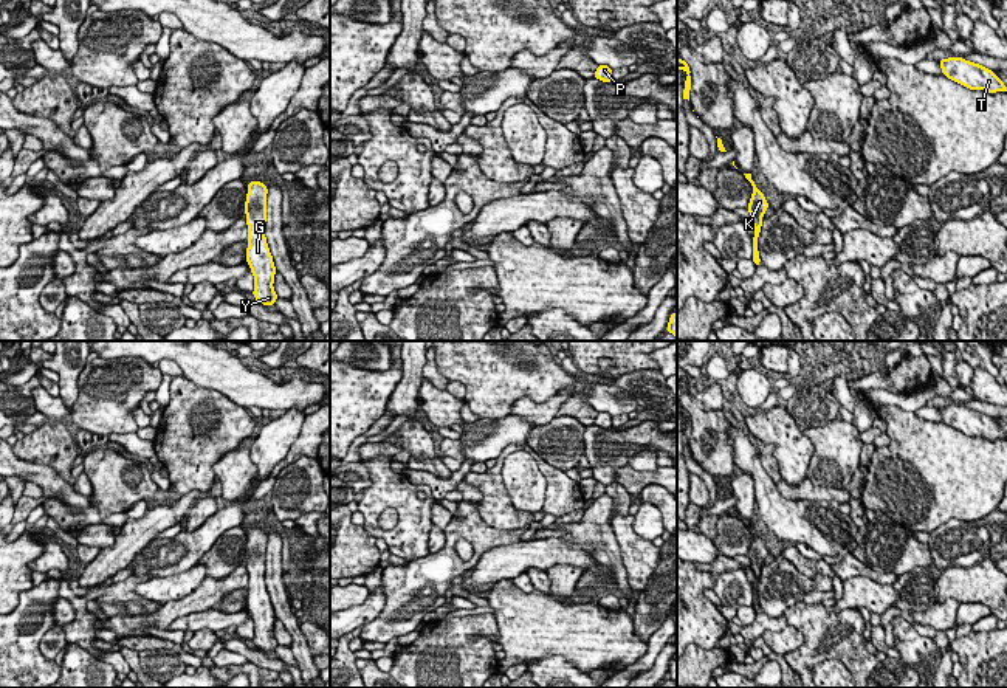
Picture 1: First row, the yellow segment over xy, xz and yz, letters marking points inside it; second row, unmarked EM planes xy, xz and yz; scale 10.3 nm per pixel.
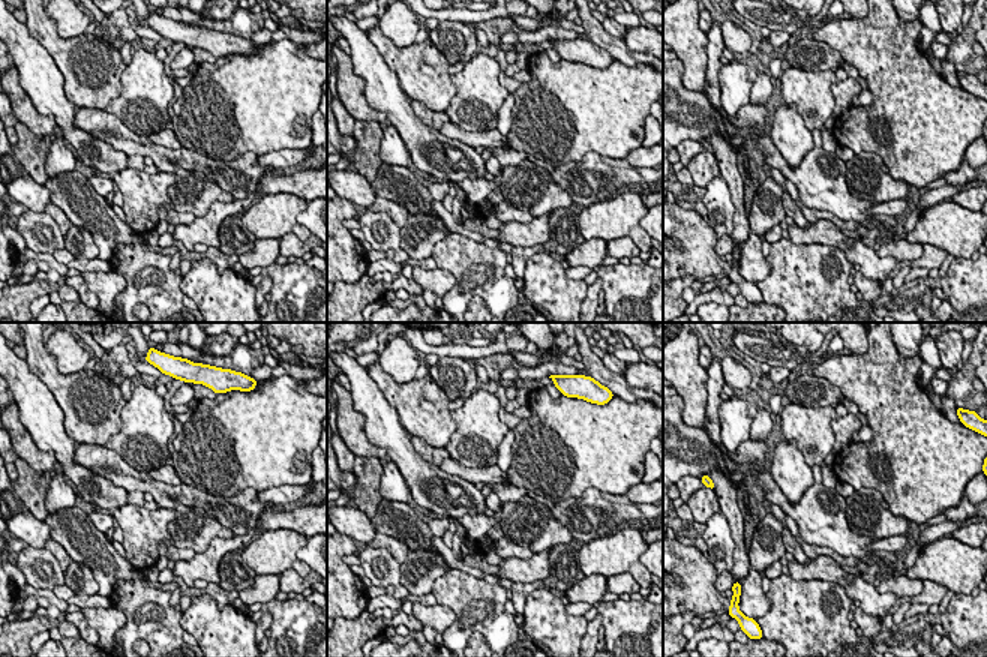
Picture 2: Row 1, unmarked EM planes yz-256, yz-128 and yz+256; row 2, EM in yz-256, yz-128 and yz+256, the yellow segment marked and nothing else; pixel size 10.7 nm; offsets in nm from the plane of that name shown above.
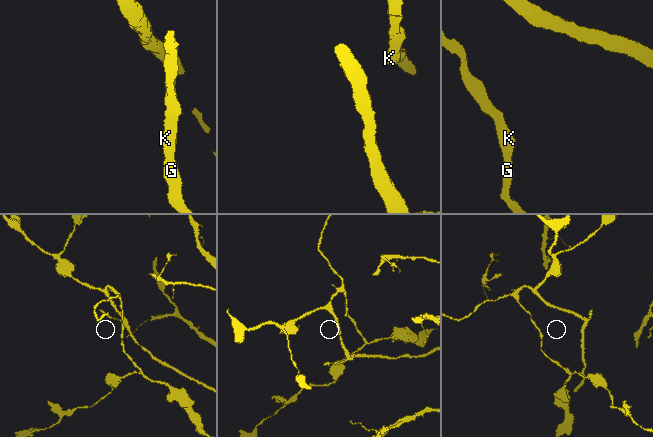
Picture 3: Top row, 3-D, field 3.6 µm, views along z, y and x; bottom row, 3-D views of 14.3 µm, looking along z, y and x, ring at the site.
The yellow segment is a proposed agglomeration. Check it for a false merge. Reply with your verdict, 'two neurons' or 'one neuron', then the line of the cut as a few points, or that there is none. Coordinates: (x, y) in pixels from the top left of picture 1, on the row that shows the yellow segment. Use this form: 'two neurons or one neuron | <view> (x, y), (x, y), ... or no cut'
one neuron | no cut

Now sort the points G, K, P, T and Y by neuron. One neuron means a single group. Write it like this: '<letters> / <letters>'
G K P T Y

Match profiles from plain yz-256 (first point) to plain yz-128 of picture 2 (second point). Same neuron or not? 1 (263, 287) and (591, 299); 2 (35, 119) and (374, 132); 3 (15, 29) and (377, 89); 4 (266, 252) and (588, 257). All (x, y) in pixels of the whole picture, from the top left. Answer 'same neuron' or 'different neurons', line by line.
1: same neuron
2: different neurons
3: same neuron
4: same neuron

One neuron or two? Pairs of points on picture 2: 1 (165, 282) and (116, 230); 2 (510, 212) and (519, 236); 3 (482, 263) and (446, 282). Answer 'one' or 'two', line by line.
1: two
2: two
3: two

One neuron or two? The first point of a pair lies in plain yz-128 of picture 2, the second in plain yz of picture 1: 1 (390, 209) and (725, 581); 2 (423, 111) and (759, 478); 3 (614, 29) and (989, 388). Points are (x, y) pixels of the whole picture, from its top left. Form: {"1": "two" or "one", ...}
{"1": "two", "2": "two", "3": "two"}

